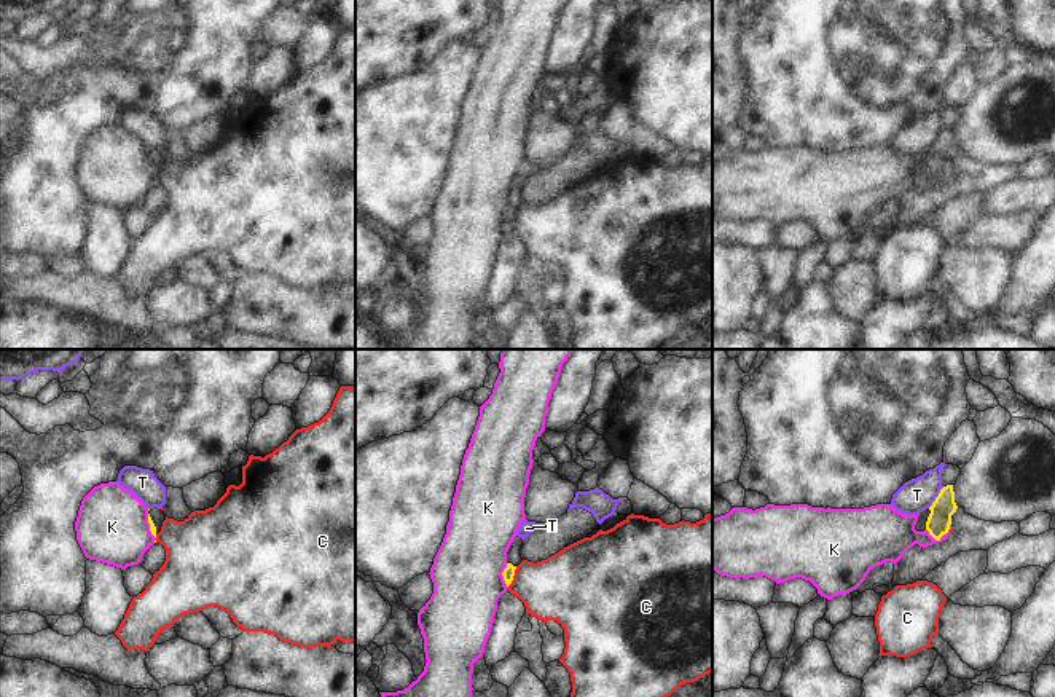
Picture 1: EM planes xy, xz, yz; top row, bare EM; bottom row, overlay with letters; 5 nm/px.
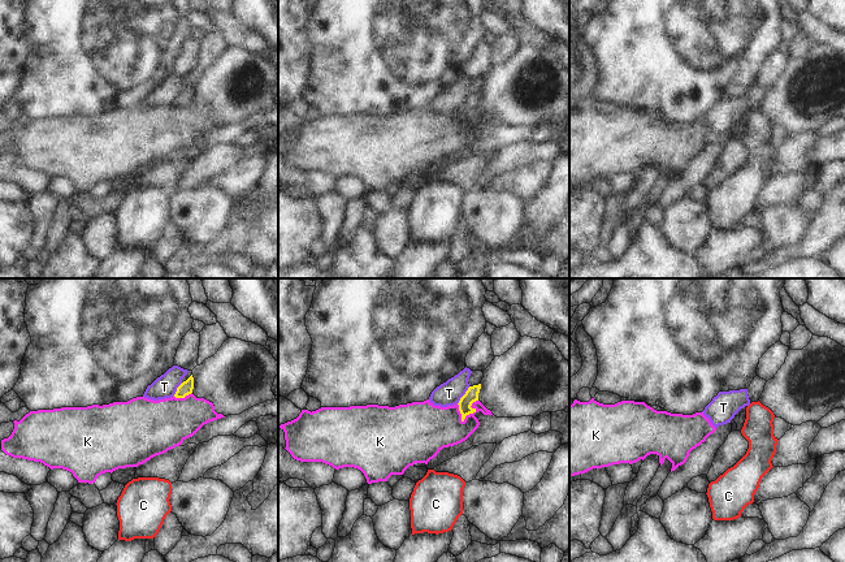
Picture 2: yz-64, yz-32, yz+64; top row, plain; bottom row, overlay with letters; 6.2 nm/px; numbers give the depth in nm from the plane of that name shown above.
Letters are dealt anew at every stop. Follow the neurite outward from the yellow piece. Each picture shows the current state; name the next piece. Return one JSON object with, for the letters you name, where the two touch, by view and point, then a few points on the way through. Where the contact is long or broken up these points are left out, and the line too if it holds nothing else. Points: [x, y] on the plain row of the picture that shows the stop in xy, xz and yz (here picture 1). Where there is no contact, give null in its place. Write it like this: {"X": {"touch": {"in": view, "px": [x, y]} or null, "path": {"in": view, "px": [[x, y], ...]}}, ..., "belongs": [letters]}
{"belongs": []}

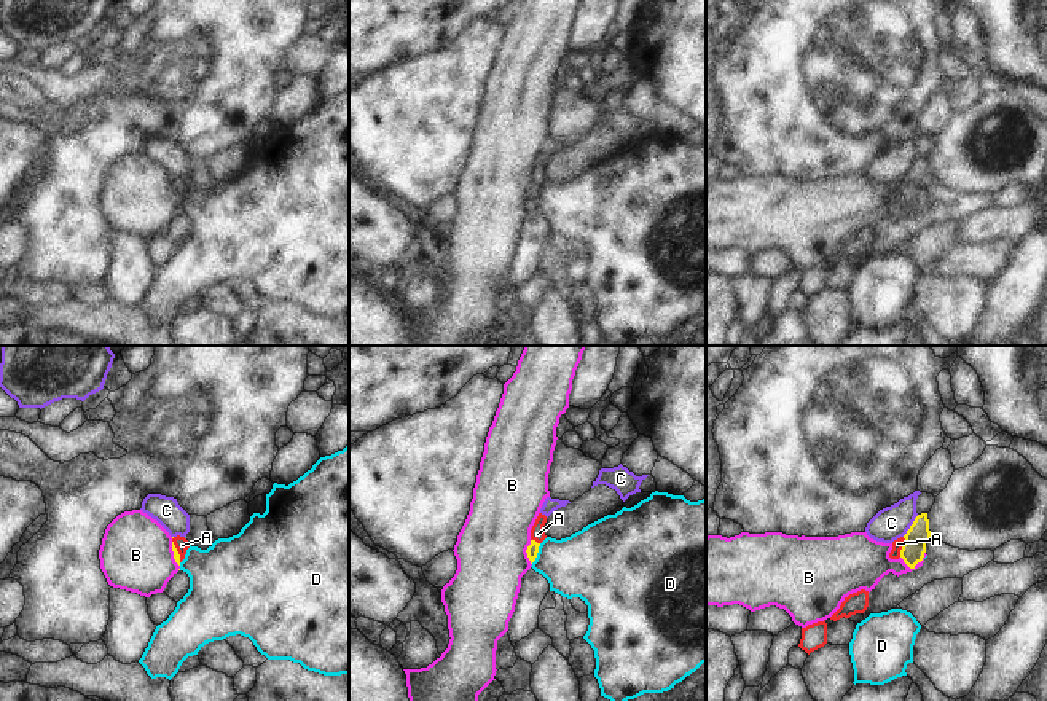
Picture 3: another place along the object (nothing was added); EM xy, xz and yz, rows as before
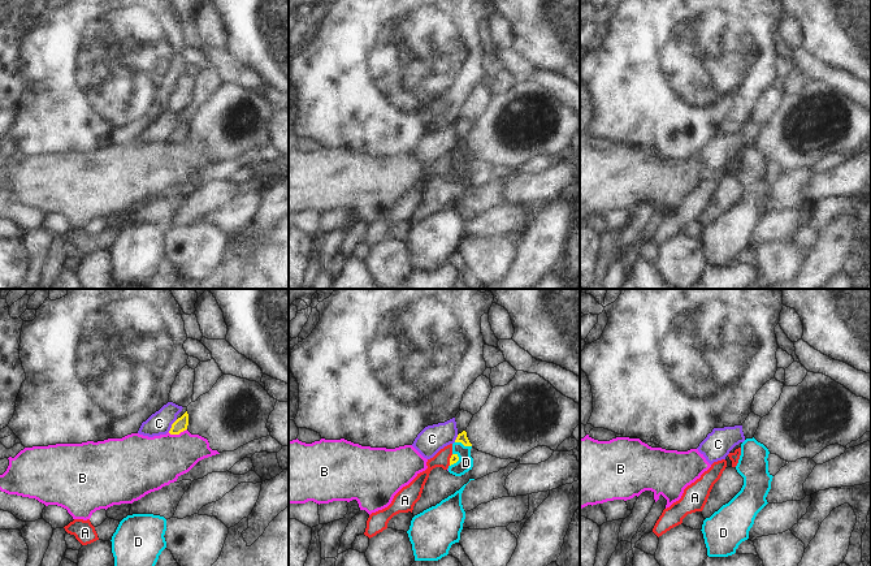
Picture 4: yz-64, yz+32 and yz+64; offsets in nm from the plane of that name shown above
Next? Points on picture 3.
{"A": {"touch": {"in": "yz", "px": [902, 190]}, "path": {"in": "yz", "px": [[913, 191], [902, 190], [897, 187]]}}, "belongs": ["A"]}

